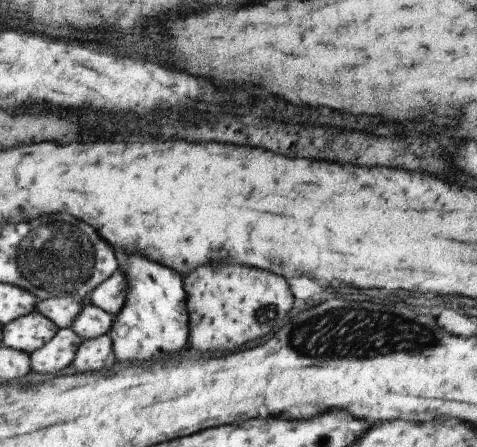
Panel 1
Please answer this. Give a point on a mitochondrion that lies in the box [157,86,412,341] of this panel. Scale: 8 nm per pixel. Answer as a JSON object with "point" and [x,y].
{"point":[266,313]}

